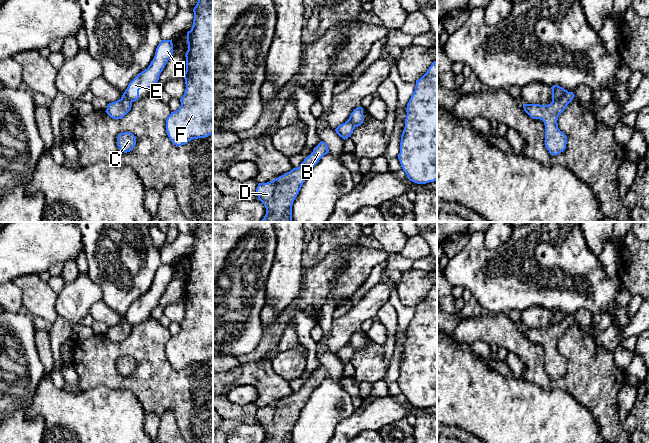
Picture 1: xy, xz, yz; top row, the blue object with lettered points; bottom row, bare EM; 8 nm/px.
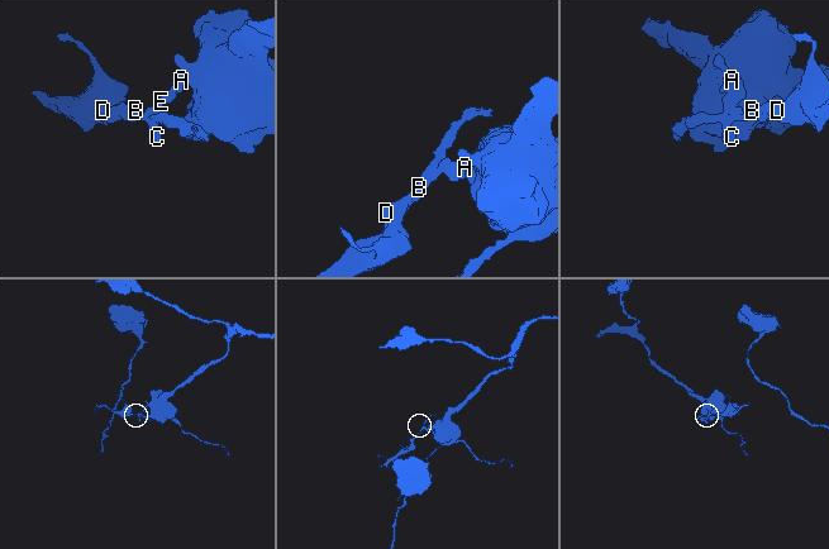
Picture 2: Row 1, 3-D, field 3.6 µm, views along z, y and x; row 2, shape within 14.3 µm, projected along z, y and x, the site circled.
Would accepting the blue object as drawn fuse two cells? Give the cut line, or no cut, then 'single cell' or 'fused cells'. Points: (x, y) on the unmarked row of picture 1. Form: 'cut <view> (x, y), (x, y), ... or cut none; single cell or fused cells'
cut yz (567, 315), (560, 322), (552, 326); fused cells

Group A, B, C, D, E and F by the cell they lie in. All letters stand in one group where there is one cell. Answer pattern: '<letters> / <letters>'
A E F / B C D

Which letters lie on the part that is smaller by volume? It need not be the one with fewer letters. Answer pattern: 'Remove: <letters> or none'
Remove: B, C, D

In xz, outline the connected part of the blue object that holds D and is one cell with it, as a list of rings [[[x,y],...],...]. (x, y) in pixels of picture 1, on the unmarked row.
[[[321,365],[313,376],[304,383],[299,391],[267,406],[259,407],[256,413],[258,423],[264,428],[266,438],[263,443],[292,443],[292,429],[311,393],[329,376],[328,370]]]

